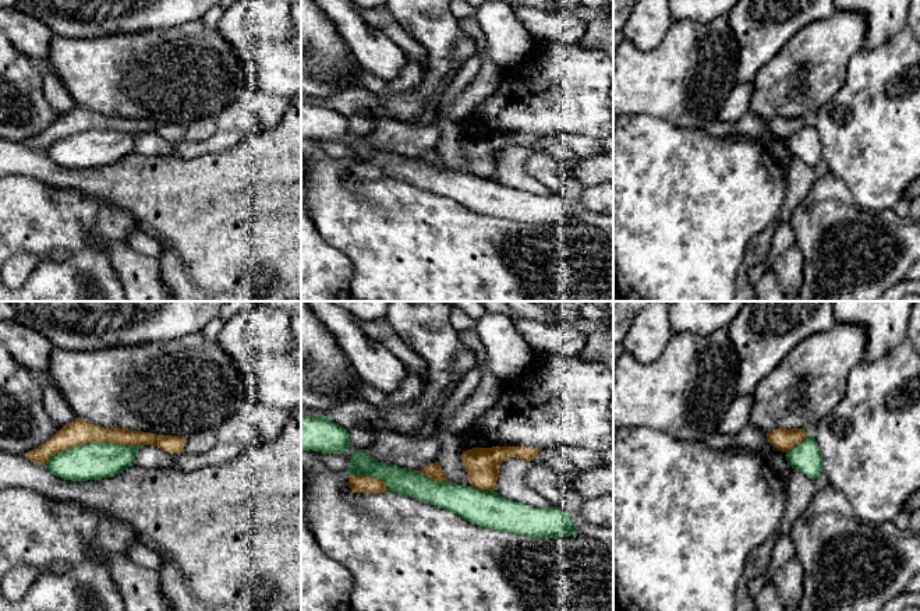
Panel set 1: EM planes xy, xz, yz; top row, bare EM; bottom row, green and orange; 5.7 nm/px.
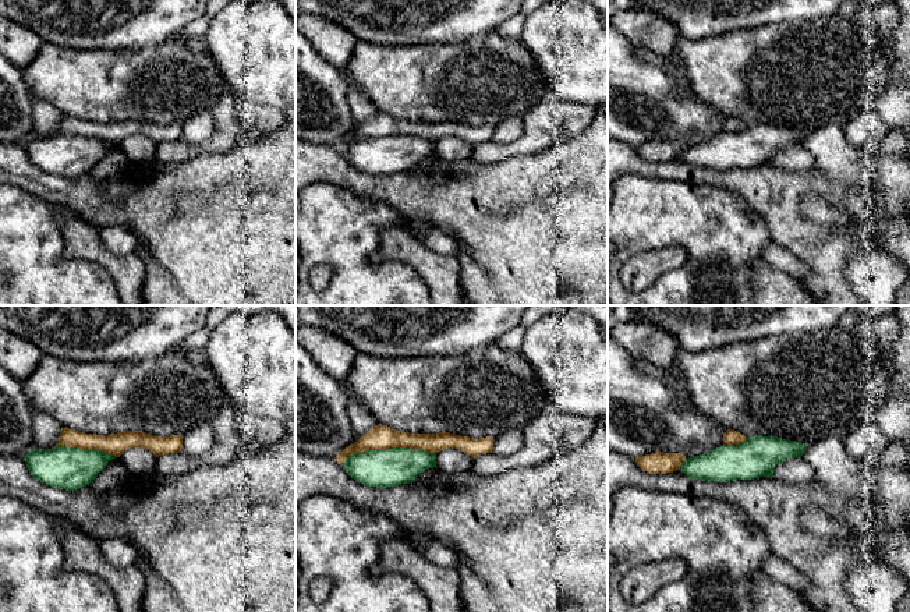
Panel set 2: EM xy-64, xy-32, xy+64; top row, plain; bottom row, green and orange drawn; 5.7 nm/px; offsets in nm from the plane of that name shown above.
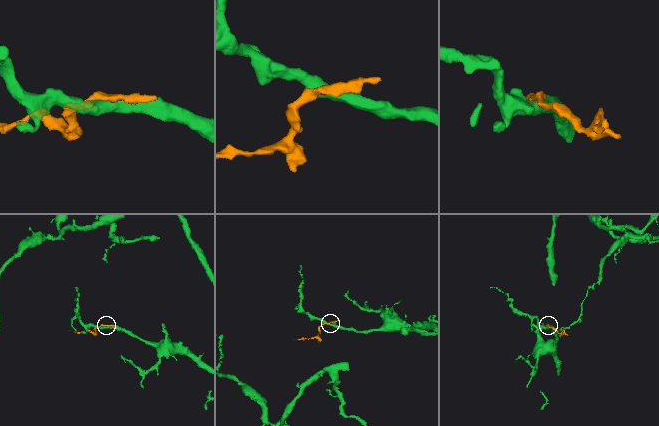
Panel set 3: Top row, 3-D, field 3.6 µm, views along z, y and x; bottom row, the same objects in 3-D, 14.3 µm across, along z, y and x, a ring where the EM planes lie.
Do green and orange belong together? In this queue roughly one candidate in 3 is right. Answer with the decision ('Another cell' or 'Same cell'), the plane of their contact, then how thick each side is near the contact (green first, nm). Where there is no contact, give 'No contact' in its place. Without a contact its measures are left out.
Another cell. Touches green in xy. Thickness 220 nm (green) against 150 nm

